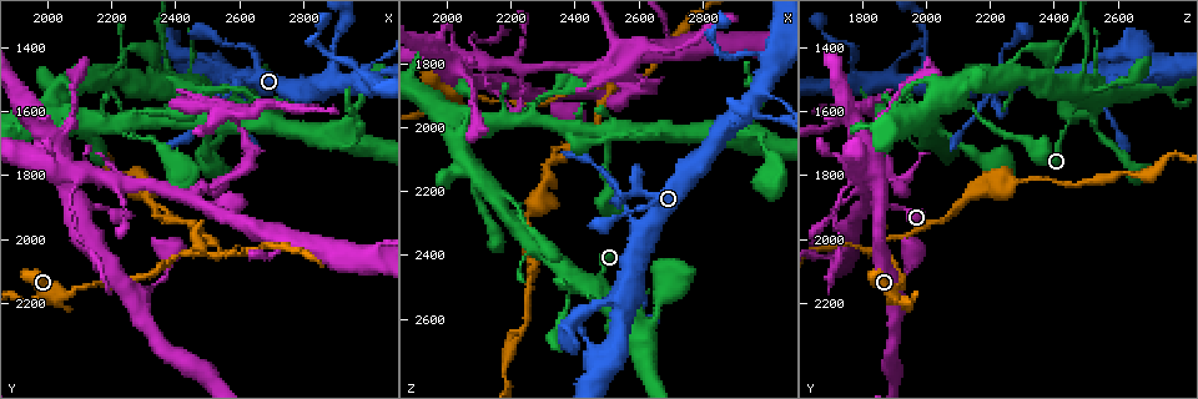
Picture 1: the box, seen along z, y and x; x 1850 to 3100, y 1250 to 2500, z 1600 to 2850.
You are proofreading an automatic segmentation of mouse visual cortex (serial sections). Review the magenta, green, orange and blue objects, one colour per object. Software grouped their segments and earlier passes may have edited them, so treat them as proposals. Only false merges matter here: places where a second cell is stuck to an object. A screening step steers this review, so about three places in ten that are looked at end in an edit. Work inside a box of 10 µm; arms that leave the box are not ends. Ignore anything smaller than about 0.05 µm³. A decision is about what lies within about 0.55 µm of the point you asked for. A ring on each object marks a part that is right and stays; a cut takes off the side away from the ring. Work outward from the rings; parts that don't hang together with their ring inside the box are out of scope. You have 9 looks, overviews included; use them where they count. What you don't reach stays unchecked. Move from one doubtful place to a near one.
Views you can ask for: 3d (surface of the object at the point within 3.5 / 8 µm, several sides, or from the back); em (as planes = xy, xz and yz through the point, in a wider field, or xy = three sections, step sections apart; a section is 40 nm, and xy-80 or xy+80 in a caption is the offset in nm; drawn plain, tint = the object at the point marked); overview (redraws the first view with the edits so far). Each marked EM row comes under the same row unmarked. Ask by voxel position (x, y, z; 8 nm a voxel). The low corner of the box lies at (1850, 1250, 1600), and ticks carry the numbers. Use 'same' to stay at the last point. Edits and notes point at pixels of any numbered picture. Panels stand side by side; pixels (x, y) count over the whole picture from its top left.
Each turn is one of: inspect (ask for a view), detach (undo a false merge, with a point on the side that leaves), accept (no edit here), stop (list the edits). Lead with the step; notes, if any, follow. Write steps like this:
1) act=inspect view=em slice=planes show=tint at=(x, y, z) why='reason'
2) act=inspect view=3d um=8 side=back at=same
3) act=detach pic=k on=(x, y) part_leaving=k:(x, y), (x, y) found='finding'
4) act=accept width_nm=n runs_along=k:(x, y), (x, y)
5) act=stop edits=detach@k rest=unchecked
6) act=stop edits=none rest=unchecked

act=inspect view=3d um=3.5 at=(2080, 1780, 1790) why='abrupt turn'

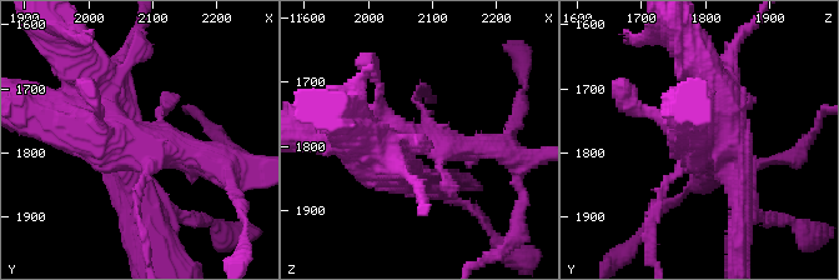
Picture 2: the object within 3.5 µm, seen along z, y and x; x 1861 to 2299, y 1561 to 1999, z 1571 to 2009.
act=inspect view=em slice=xy step=5 show=tint at=same

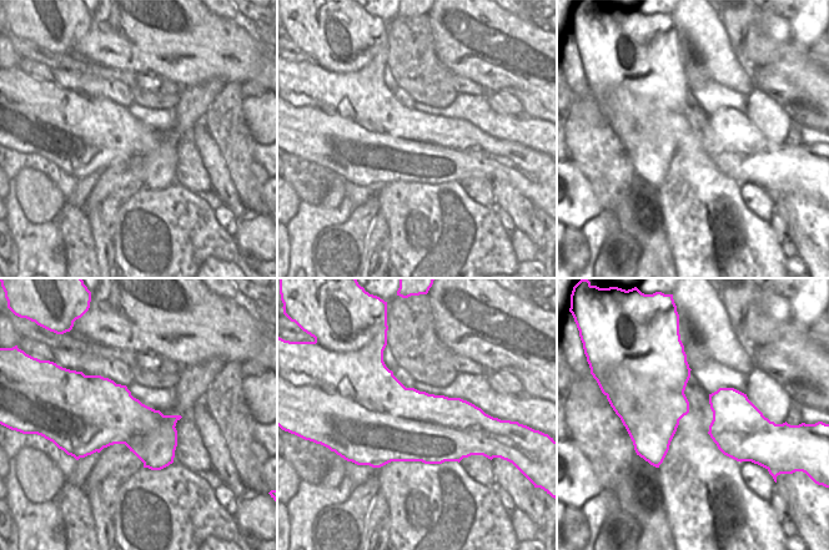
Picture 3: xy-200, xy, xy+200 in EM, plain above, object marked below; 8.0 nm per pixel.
act=inspect view=em slice=planes show=tint at=same why='another direction'

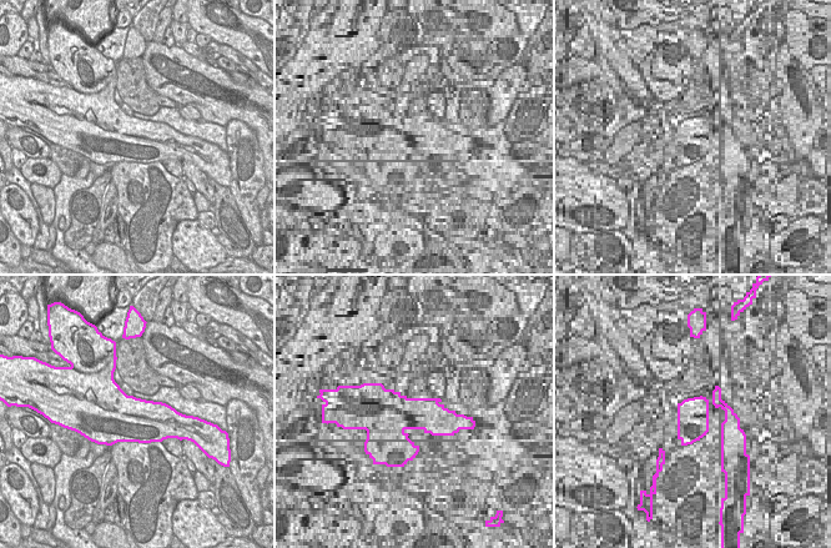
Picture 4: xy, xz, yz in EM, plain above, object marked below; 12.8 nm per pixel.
act=detach pic=2 on=(697, 140) part_leaving=2:(114, 136), (221, 163) found='a second cell is stuck on'

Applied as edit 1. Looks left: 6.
act=inspect view=3d um=3.5 at=(2530, 2040, 1870) why='three-way junction'

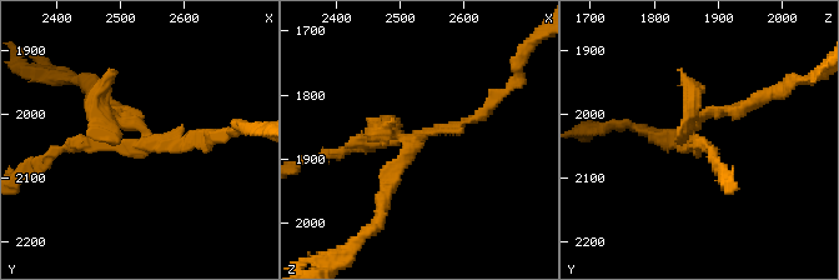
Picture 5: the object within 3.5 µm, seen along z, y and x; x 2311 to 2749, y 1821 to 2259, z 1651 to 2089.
act=inspect view=em slice=xy step=3 show=tint at=(2530, 2050, 1860)

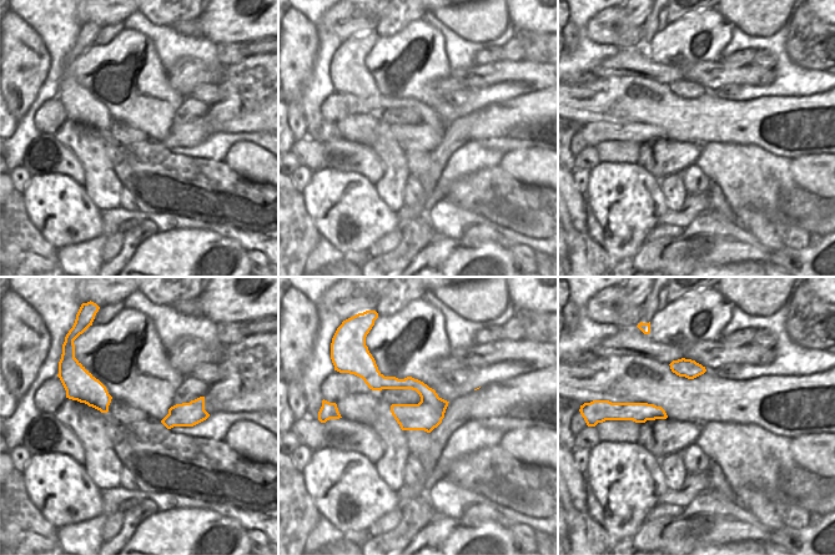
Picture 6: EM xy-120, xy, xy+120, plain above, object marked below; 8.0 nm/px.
act=inspect view=em slice=xy step=1 show=tint at=same why='cut it another way'

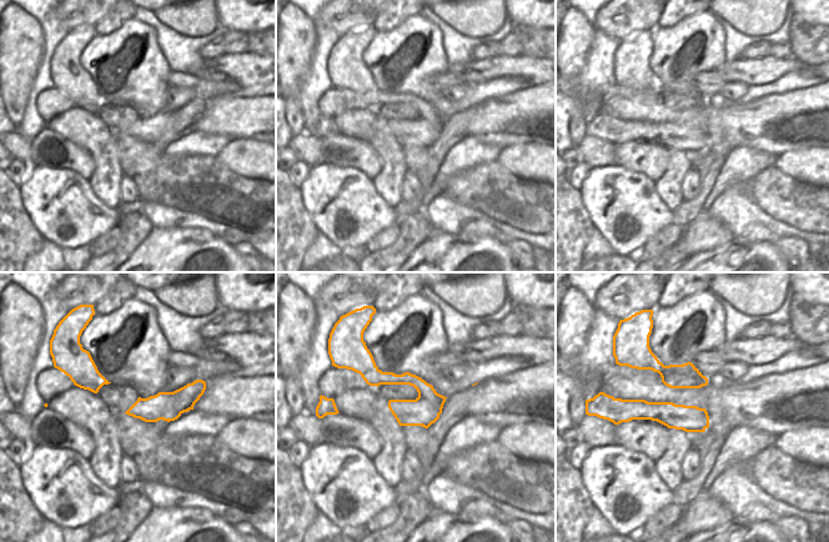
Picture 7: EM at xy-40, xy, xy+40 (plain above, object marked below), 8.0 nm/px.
act=detach pic=5 on=(403, 155) part_leaving=5:(420, 135), (388, 176), (377, 224) found='a second cell is stuck on'

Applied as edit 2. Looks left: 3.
act=inspect view=3d um=3.5 at=(2550, 1550, 2200) why='thick turns thin'

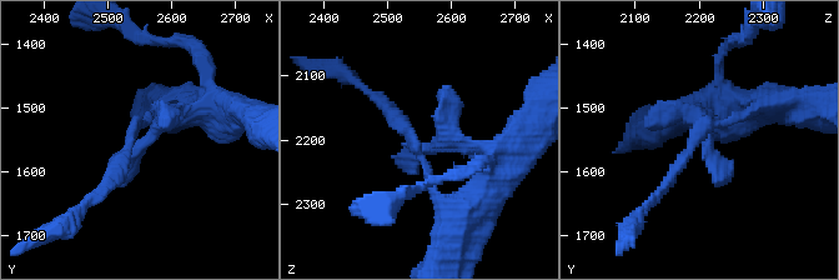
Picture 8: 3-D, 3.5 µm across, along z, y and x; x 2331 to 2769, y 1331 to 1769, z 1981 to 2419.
act=inspect view=em slice=xy step=1 show=tint at=(2545, 1550, 2210)

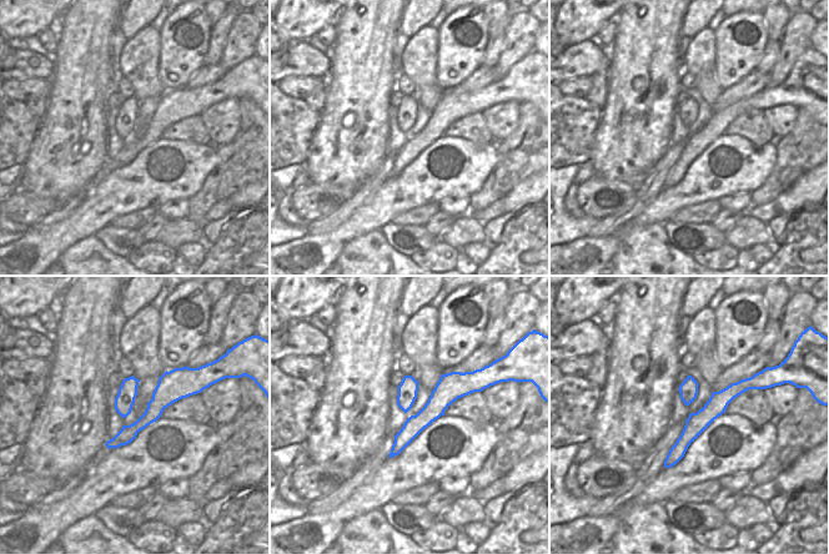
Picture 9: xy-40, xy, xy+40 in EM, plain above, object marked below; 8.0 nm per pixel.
act=detach pic=8 on=(678, 168) part_leaving=8:(703, 138), (697, 134), (637, 218) found='a second cell is stuck on'

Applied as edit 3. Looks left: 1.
act=stop edits=detach@2,detach@5,detach@8 rest=unchecked

